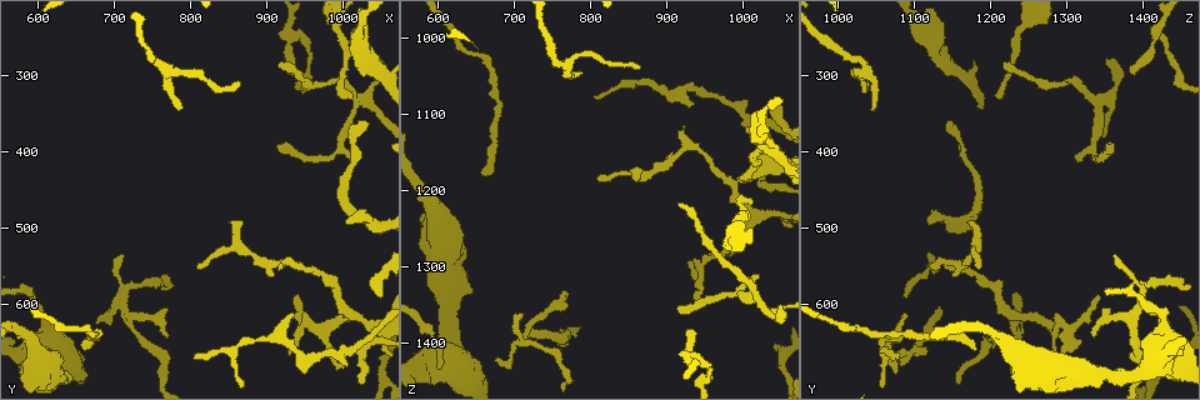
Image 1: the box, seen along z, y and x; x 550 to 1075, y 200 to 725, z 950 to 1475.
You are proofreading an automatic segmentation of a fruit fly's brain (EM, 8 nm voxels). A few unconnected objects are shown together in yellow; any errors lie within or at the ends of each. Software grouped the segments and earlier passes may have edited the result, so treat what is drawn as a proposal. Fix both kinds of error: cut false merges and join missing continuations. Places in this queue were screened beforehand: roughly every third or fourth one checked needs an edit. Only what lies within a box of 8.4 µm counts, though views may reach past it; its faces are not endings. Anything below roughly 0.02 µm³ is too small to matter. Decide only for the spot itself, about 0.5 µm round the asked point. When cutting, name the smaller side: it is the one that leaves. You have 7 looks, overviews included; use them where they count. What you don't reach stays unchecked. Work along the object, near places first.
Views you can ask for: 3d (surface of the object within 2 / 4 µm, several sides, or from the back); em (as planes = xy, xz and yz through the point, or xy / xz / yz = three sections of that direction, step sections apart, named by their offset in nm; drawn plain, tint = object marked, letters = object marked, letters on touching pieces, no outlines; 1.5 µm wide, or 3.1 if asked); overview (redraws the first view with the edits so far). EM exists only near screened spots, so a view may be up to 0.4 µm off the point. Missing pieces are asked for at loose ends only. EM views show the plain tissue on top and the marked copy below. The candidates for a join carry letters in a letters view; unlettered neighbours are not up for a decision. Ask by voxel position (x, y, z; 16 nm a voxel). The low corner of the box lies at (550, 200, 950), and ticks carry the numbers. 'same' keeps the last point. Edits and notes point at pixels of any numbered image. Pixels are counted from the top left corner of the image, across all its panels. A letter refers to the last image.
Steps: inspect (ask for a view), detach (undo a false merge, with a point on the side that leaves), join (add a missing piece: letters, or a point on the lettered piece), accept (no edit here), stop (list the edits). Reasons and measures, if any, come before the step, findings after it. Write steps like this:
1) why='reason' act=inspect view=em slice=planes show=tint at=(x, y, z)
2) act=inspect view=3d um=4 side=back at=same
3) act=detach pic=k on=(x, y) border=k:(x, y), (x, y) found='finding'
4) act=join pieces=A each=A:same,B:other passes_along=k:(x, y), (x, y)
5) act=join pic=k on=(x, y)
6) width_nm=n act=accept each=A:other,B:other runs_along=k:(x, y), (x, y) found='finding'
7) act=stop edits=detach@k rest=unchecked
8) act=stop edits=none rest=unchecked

why='tapers out' act=inspect view=em slice=planes show=letters at=(675, 625, 1420)

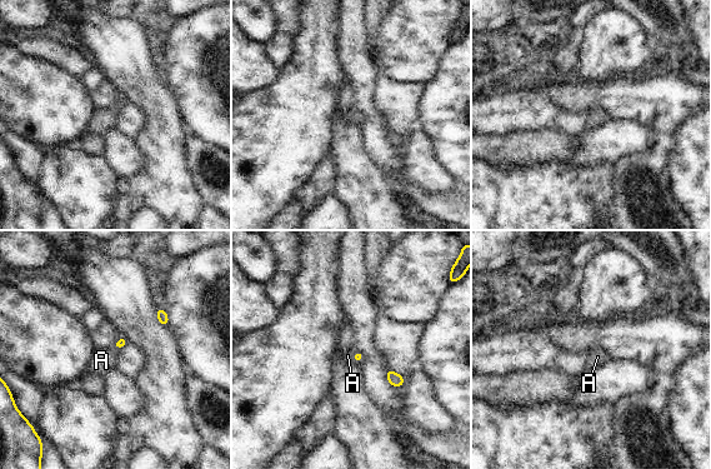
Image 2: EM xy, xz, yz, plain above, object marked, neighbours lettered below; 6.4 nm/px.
act=join pieces=A each=A:same passes_along=2:(357, 357), (354, 355), (348, 355) found='the neuron continues'

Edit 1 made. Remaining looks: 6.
act=inspect view=overview

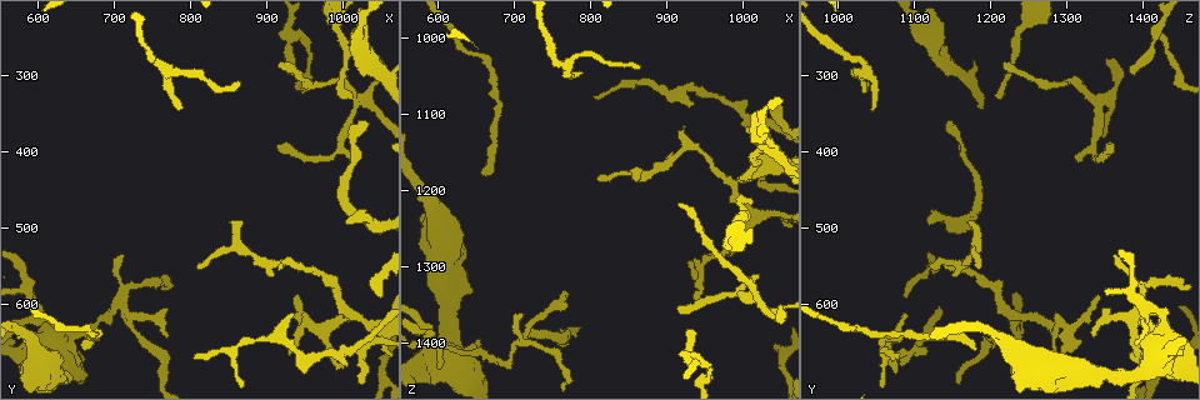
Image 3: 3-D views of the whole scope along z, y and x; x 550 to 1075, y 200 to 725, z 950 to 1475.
why='thin end' act=inspect view=em slice=planes show=letters at=(920, 285, 1220)

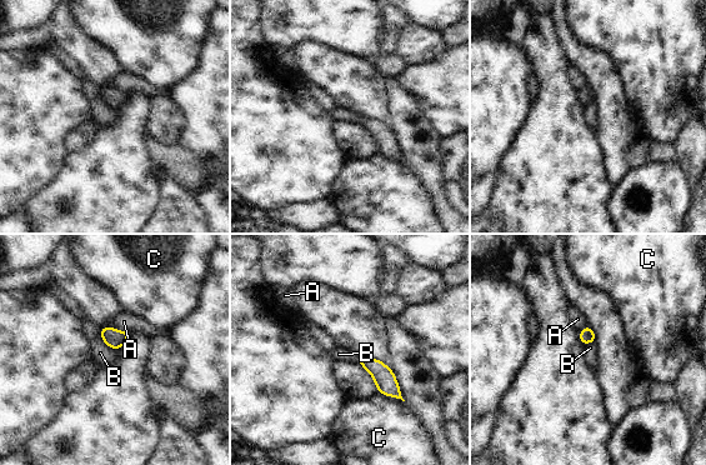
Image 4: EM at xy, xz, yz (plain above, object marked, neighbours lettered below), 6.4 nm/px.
act=accept each=A:other,B:other,C:other border=4:(109, 325), (128, 333) found='none of them fits'

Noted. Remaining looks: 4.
why='free end' act=inspect view=em slice=planes show=letters at=(785, 345, 1040)

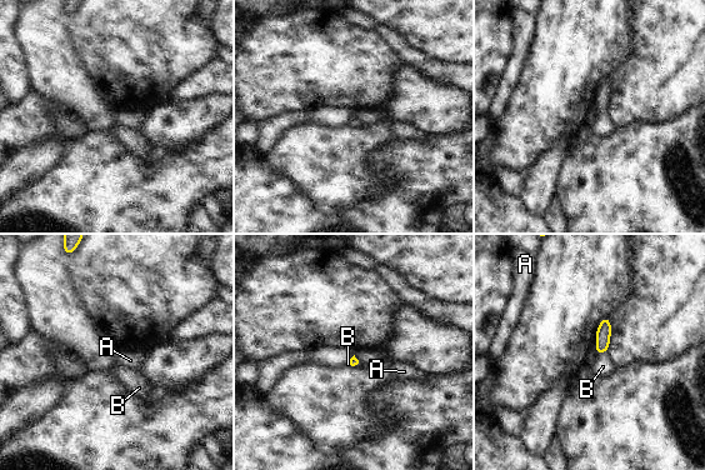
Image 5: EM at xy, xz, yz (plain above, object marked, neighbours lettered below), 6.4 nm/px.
act=join pieces=B each=A:other,B:same passes_along=5:(603, 335), (601, 353), (603, 366) found='the neuron continues'

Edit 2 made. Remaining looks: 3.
act=stop edits=join@2,join@5 rest=unchecked

